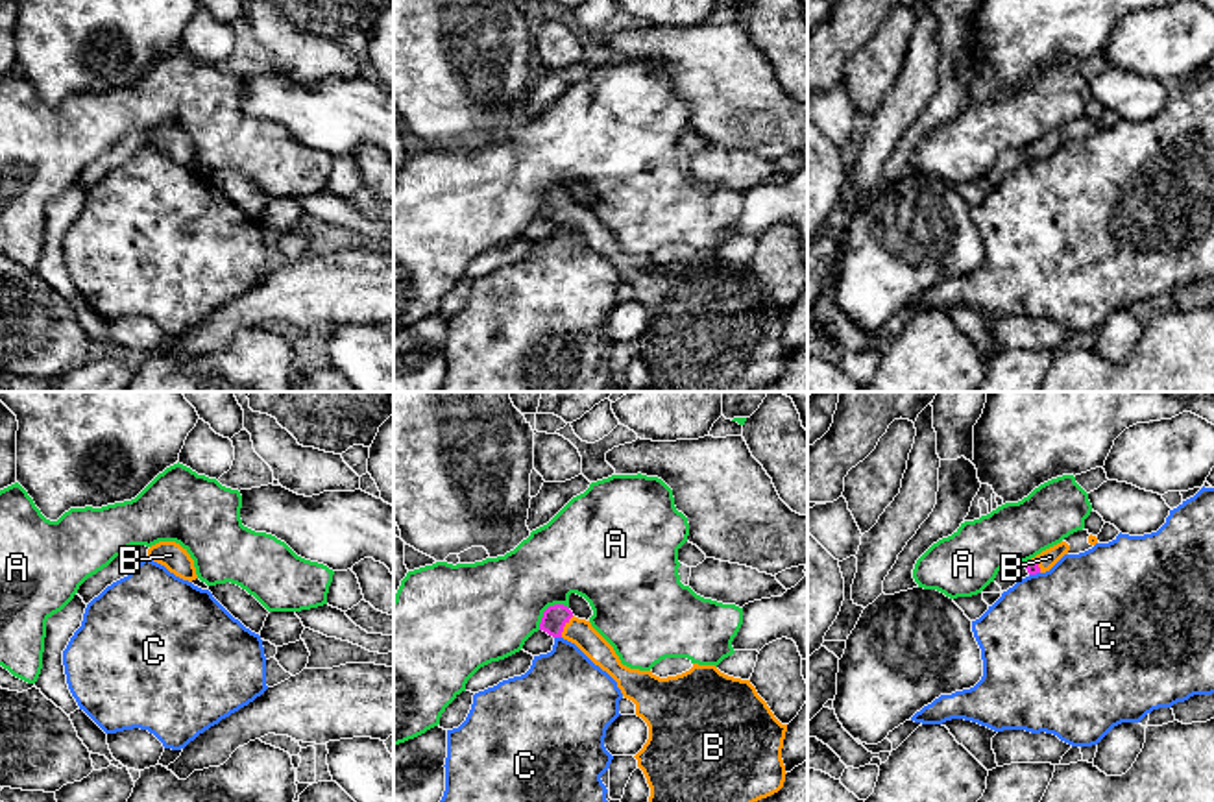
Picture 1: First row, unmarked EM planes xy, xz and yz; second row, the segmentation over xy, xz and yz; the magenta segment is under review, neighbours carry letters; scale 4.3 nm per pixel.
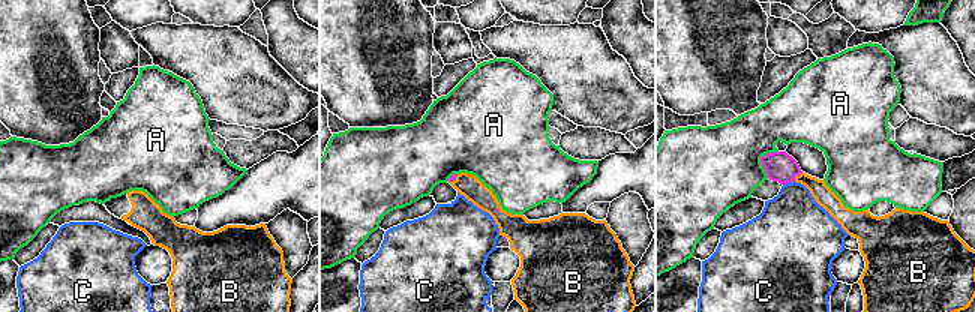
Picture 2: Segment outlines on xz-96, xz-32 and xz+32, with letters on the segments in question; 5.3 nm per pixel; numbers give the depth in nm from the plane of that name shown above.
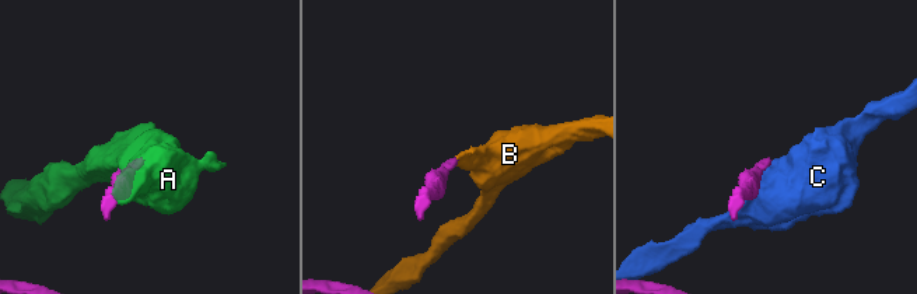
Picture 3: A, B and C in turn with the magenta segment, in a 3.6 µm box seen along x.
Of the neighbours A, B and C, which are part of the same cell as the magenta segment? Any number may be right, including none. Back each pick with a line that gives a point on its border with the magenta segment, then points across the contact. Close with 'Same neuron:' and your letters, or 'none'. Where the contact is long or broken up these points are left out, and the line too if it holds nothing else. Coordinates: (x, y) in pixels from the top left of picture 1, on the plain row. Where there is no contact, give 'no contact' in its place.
B: xz (564, 211) | across xz (555, 204), (564, 211), (581, 218)
Same neuron: B

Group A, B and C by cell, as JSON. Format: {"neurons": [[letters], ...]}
{"neurons": [["A"], ["B"], ["C"]]}

